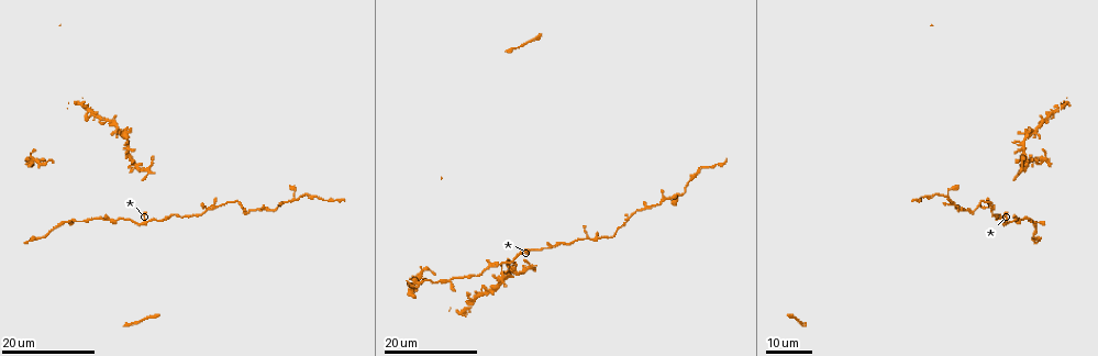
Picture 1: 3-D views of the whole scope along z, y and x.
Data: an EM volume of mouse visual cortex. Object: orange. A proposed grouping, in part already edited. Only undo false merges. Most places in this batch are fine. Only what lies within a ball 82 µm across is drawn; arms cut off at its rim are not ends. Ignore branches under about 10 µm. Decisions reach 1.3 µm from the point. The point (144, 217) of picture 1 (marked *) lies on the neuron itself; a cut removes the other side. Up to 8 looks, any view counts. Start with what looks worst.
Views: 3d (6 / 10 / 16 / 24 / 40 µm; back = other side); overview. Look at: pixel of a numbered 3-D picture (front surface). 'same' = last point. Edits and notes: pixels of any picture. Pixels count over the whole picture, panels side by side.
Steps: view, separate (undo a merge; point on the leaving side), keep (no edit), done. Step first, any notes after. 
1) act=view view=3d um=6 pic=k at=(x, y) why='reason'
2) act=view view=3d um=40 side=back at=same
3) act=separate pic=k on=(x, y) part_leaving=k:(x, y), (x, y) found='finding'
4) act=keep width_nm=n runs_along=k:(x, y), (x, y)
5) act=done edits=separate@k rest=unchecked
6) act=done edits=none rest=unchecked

act=view view=3d um=16 pic=1 at=(524, 249) why='three-way junction'

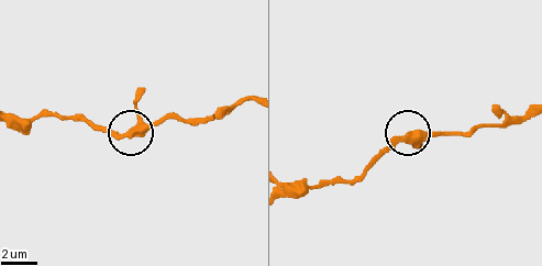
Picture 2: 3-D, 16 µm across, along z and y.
act=view view=3d um=6 pic=2 at=(415, 136) why='zoom in'

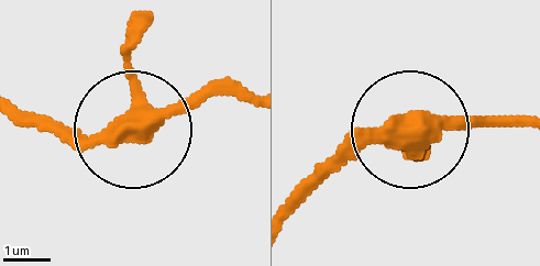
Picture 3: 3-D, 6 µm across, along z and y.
act=keep width_nm=350 runs_along=3:(130, 65), (125, 129), (28, 120) found='continuous, no second neuron'

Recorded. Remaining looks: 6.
act=view view=3d um=24 pic=1 at=(149, 171) why='sudden change in width'

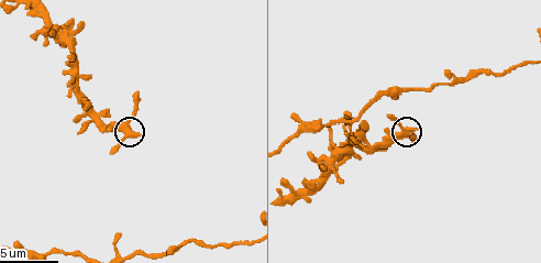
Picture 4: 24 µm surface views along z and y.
act=view view=3d um=10 pic=4 at=(126, 133)

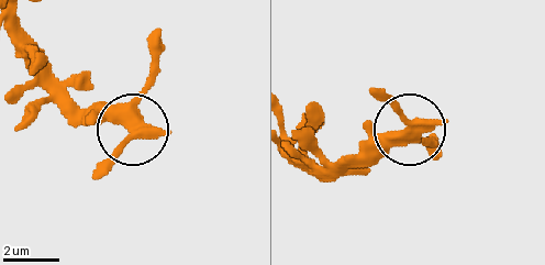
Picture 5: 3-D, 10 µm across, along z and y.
act=keep found='all the same neuron'

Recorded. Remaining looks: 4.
act=view view=3d um=16 pic=1 at=(587, 236) why='two arms in line, one across'

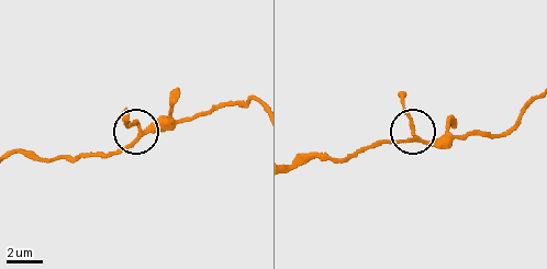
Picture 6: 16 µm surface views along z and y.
act=view view=3d um=6 pic=6 at=(417, 142)

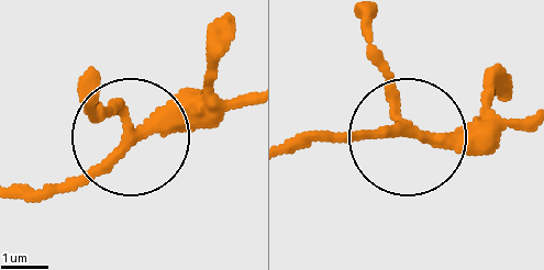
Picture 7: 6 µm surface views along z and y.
act=keep arms=3 runs_along=7:(295, 150), (365, 131), (515, 131) found='one neuron here'

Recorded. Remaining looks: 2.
act=view view=3d um=24 pic=1 at=(426, 267) why='two arms in line, one across'

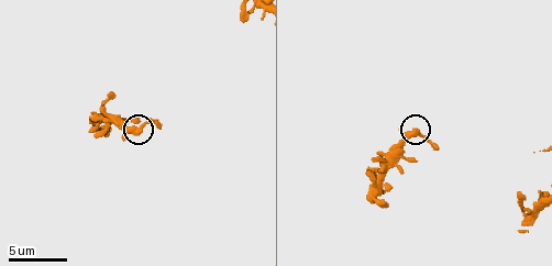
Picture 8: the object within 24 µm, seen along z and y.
act=view view=3d um=10 pic=8 at=(414, 135) why='closer look'

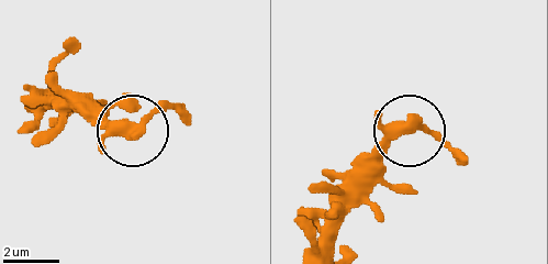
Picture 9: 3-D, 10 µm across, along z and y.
act=keep found='one neuron here'

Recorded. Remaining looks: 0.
act=done edits=none rest=unchecked

